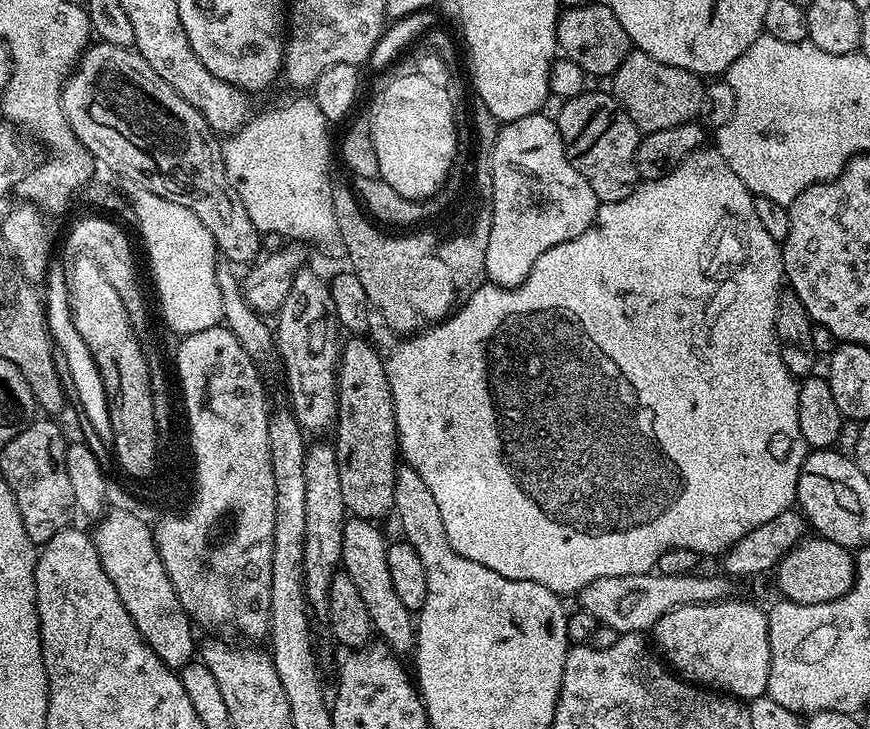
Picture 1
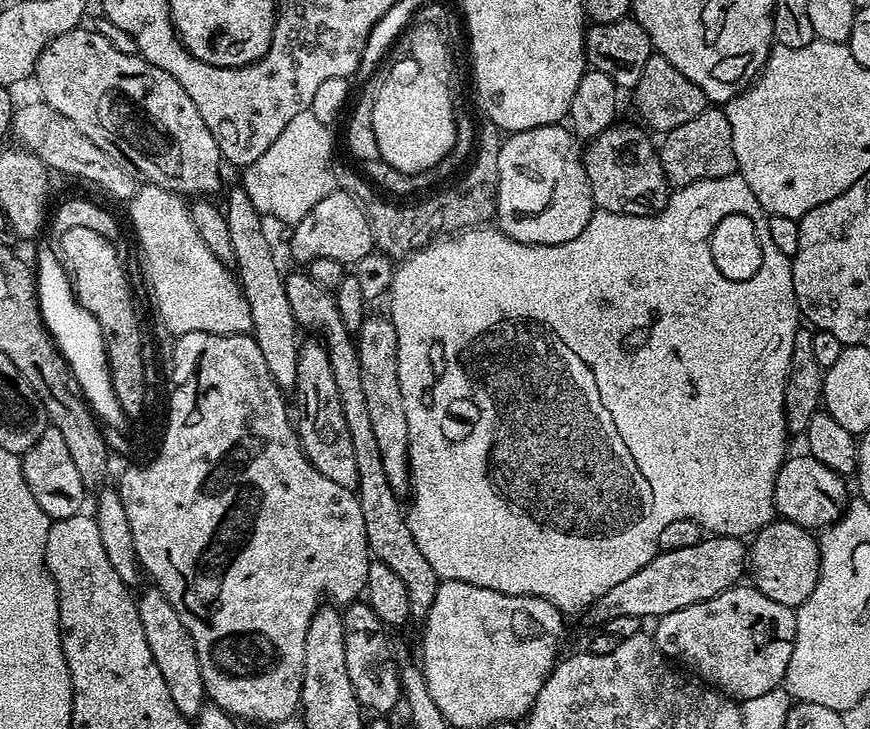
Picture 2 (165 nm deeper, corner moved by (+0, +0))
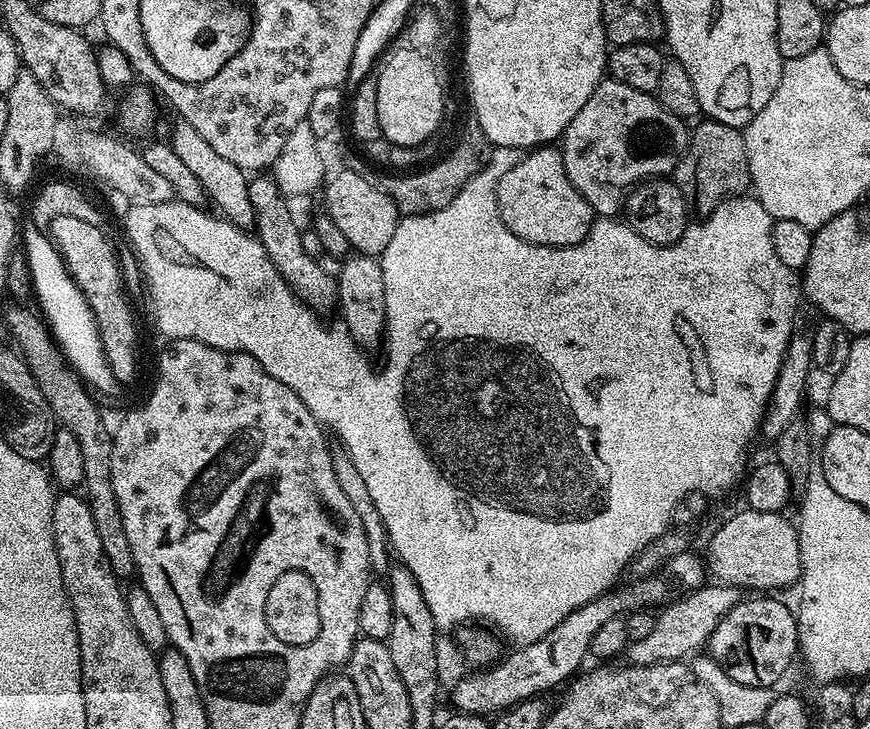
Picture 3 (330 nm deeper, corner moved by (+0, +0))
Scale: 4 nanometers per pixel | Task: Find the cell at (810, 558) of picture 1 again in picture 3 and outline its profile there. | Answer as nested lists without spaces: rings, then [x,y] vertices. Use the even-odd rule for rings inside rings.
[[[736,512],[708,540],[706,568],[713,581],[732,588],[753,588],[756,594],[772,594],[775,588],[788,588],[801,577],[797,525],[779,512]]]

